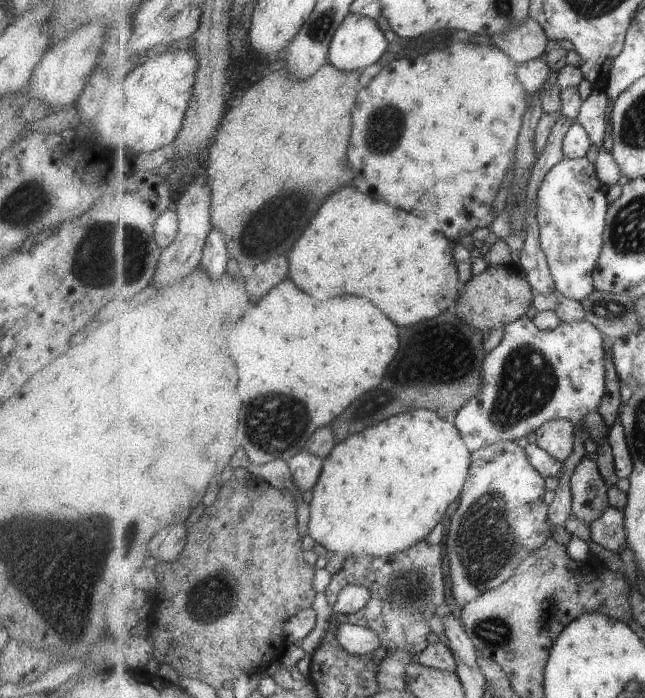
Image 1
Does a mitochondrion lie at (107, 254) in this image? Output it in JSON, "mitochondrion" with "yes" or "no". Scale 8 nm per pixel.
{"mitochondrion":"yes"}

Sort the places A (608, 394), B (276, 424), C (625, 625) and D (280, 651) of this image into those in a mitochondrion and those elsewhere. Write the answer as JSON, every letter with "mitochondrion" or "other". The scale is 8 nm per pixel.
{"A":"other","B":"mitochondrion","C":"other","D":"other"}

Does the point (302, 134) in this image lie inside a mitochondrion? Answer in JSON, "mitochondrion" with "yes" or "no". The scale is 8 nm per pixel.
{"mitochondrion":"no"}

